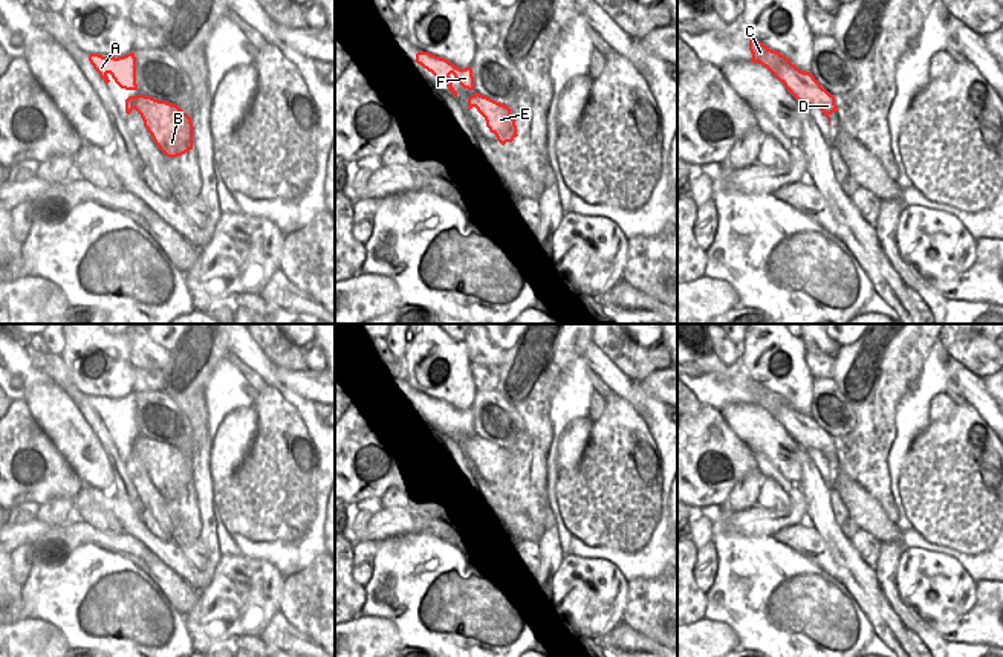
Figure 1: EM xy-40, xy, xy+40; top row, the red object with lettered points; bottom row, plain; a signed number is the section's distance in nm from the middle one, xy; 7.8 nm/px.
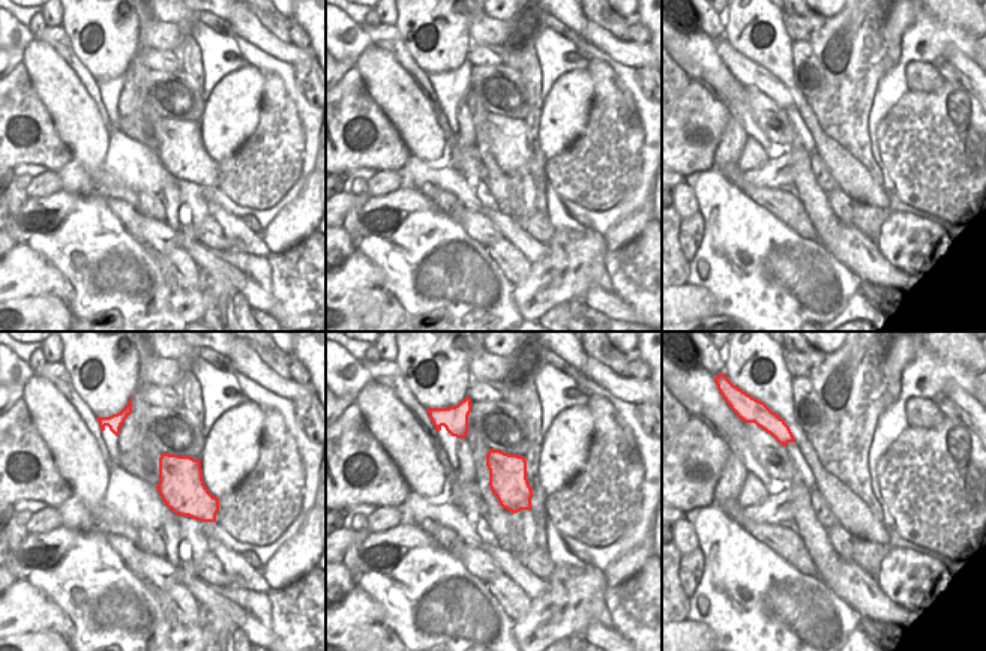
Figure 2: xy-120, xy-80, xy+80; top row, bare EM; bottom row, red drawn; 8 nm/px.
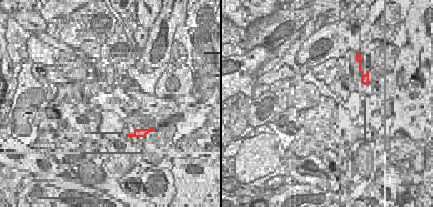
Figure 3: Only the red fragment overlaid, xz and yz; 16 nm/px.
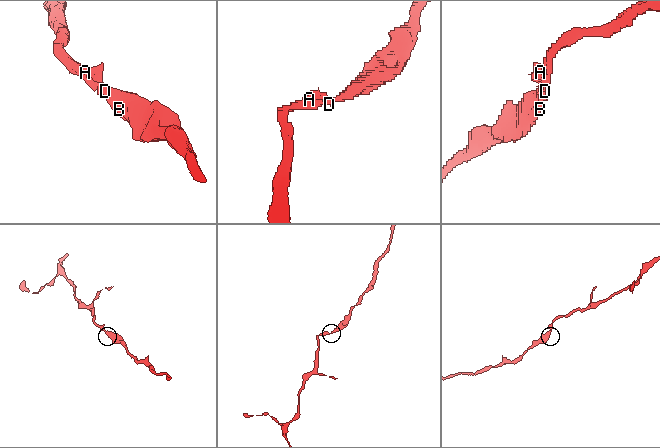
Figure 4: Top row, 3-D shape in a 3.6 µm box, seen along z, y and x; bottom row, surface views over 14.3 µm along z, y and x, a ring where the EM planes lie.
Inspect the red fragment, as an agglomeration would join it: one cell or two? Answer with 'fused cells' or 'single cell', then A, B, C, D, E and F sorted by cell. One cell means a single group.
single cell; groups A B C D E F

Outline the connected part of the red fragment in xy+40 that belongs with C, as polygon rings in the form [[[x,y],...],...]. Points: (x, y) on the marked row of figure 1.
[[[752,37],[749,50],[752,53],[751,63],[766,67],[804,108],[818,107],[827,121],[833,112],[838,112],[835,96],[823,89],[810,72],[800,70],[789,58]]]

